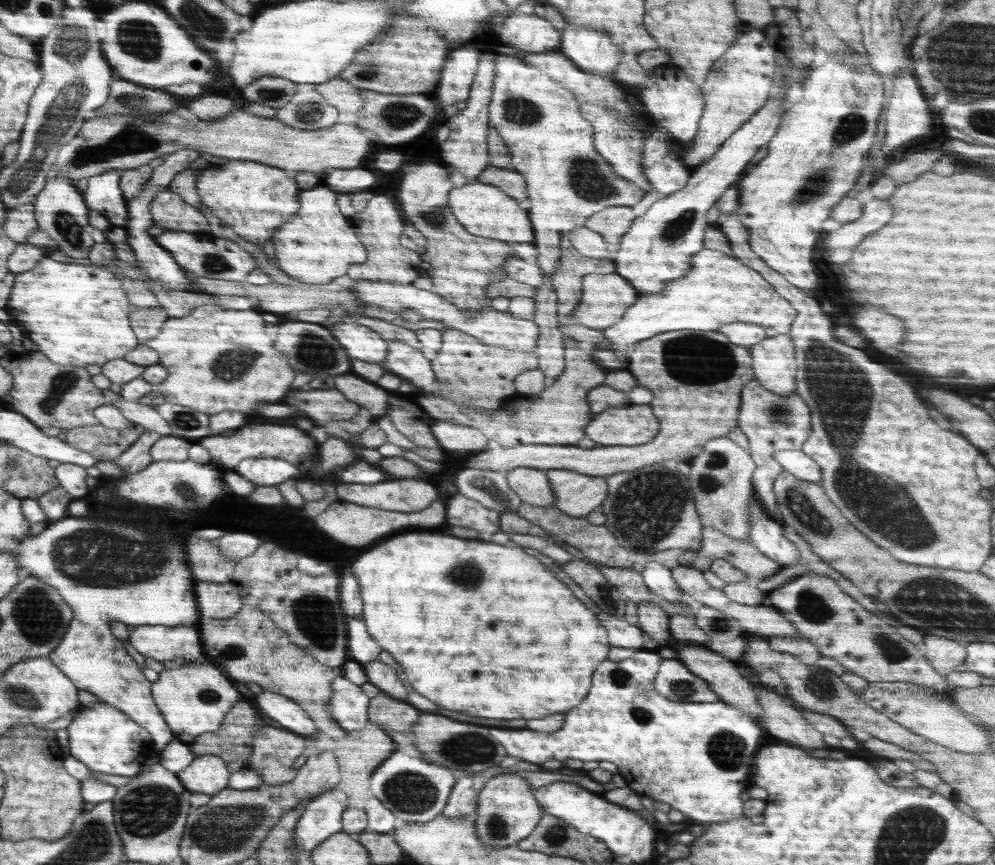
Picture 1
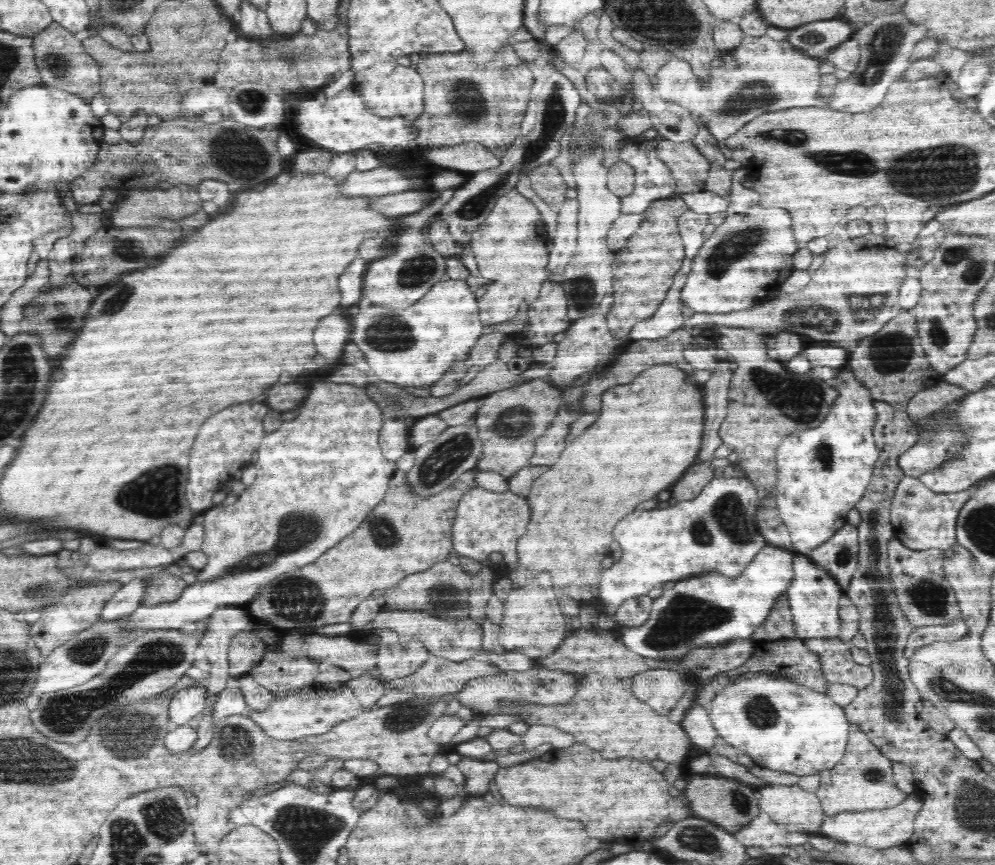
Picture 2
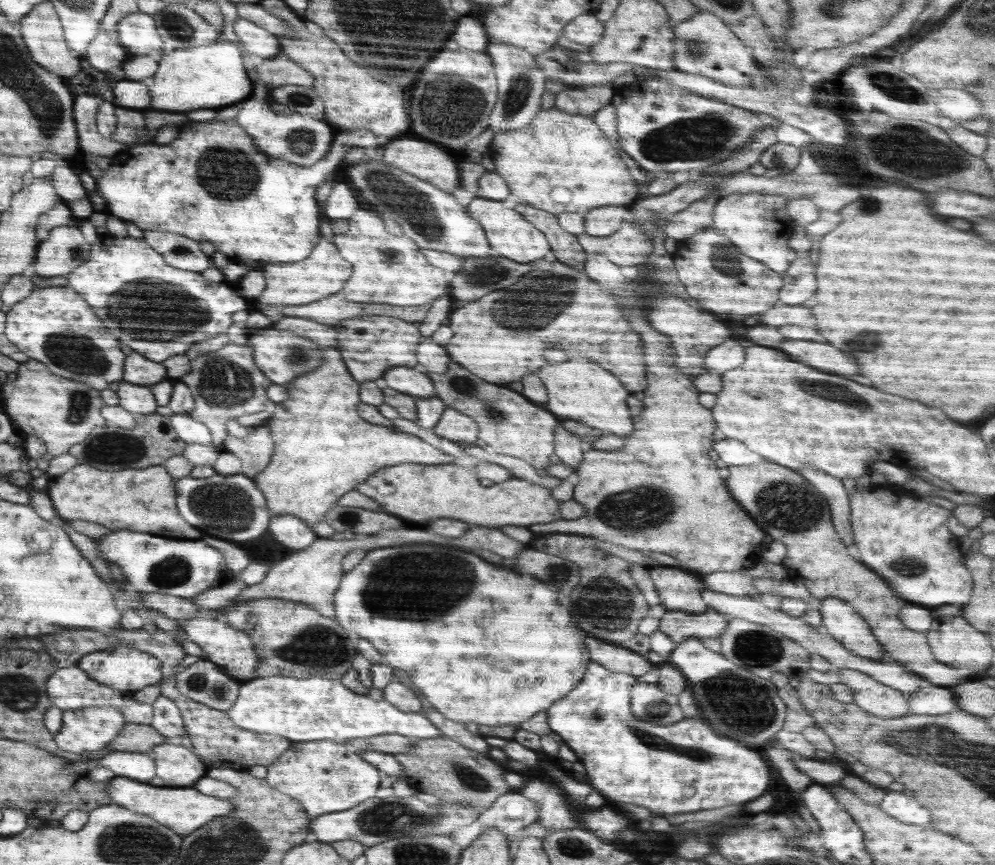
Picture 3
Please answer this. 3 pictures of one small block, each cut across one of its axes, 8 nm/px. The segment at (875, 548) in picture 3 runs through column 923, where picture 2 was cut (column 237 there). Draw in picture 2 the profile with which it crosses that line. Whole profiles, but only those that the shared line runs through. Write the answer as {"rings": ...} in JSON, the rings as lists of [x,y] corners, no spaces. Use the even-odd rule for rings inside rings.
{"rings":[[[314,382],[310,394],[300,406],[300,416],[284,422],[276,432],[266,434],[256,460],[258,480],[244,490],[236,504],[212,506],[203,513],[204,538],[201,551],[207,556],[206,566],[197,572],[197,579],[172,604],[138,606],[132,616],[124,618],[123,633],[150,629],[184,629],[194,622],[206,621],[218,606],[244,604],[256,598],[259,587],[272,582],[294,568],[318,560],[328,548],[336,546],[344,536],[352,534],[372,508],[376,508],[392,478],[394,464],[382,456],[378,436],[382,428],[382,410],[366,392],[352,384]]]}

